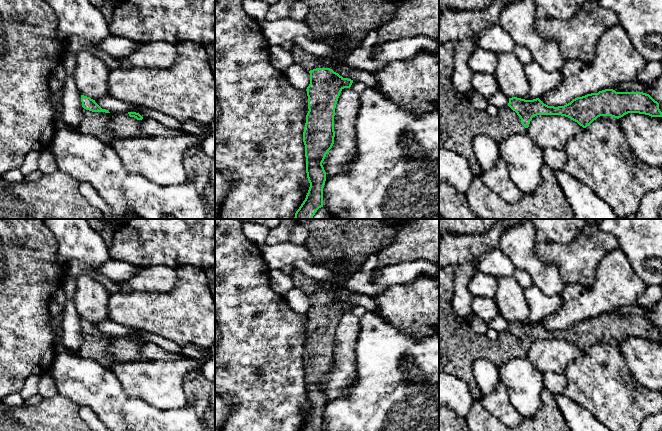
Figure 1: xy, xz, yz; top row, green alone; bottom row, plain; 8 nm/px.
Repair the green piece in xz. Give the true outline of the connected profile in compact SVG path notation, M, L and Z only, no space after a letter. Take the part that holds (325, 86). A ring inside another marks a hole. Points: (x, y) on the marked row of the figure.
M298 0L308 7L308 13L304 23L311 30L313 41L319 39L331 39L346 42L345 47L332 47L338 54L338 58L319 57L306 52L300 46L295 45L291 50L294 63L302 66L310 73L310 84L307 87L308 113L303 132L305 145L306 173L310 183L305 200L295 213L294 219L312 219L317 210L323 207L323 188L326 181L326 172L322 165L326 154L334 144L334 116L335 108L344 88L350 88L353 80L343 78L330 67L342 65L340 58L354 51L366 38L368 33L390 22L403 0Z

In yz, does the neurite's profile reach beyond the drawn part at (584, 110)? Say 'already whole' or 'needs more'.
needs more

